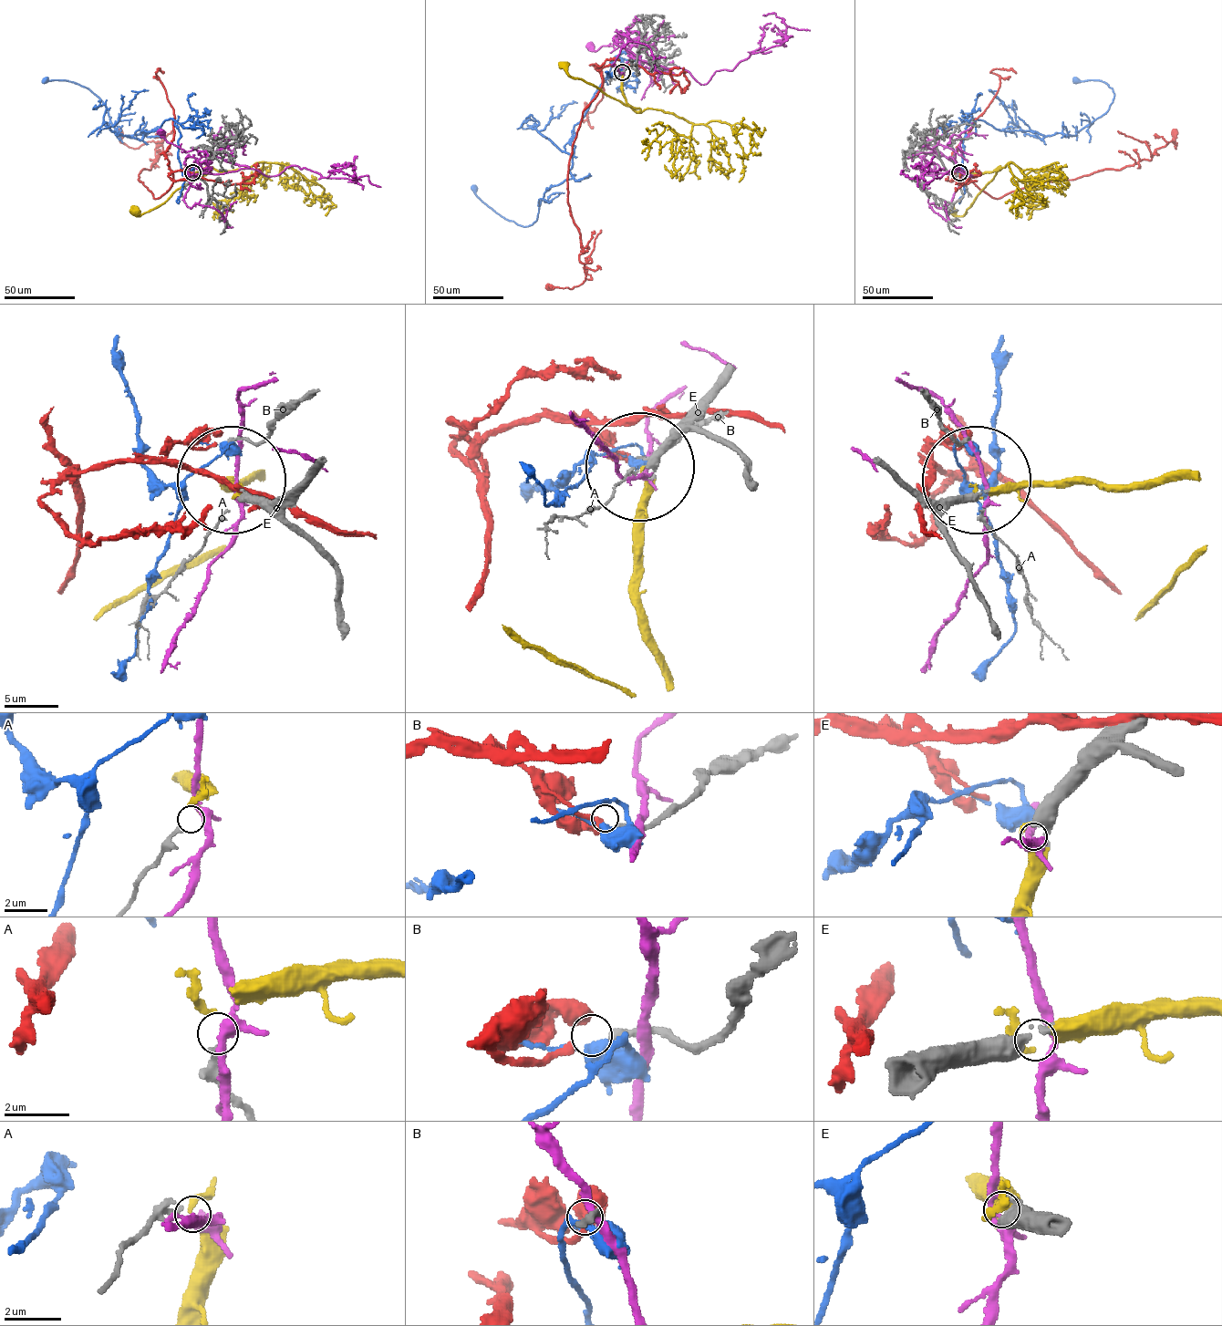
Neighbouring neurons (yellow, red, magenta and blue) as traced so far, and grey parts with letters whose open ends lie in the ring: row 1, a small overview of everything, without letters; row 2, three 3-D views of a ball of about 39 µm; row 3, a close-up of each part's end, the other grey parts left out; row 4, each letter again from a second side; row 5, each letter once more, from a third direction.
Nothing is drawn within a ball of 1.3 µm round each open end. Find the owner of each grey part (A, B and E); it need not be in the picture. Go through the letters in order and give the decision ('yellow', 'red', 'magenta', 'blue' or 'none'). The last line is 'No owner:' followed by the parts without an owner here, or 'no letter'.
A: none
B: red
E: yellow
No owner: A

